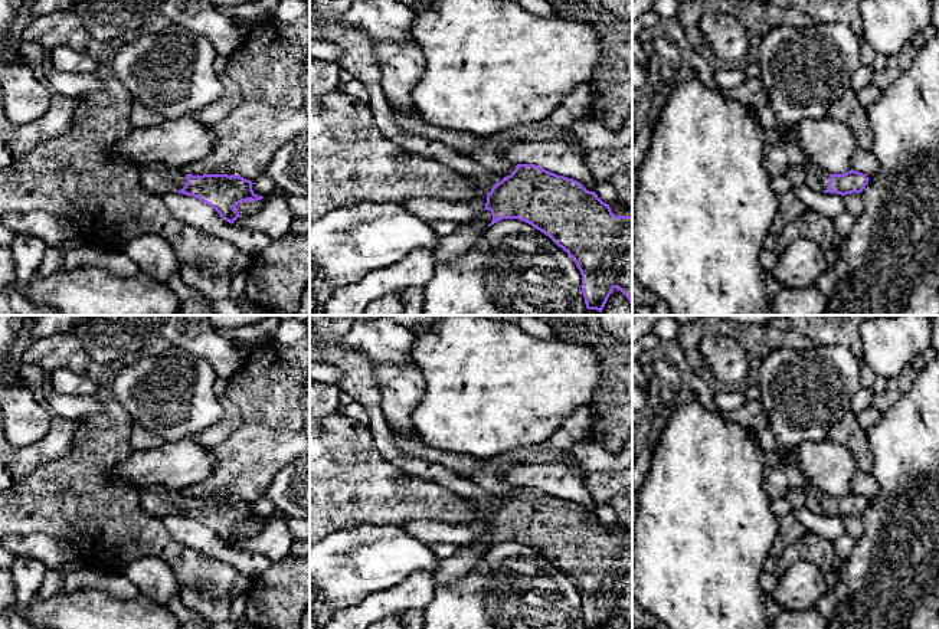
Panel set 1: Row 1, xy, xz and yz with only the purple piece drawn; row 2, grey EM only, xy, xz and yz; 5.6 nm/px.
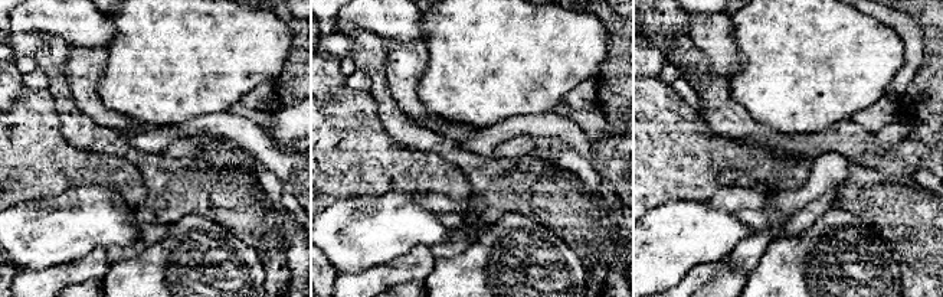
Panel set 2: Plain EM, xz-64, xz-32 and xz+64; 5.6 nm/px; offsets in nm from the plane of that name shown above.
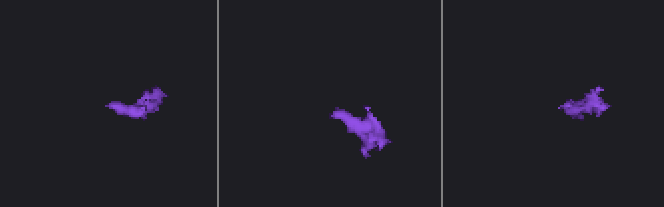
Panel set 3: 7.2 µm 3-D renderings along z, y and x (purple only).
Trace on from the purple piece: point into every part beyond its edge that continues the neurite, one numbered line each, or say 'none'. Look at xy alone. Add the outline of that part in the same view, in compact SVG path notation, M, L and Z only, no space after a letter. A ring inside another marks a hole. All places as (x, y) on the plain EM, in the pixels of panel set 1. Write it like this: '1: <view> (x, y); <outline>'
1: xy (157, 501); M148 487L140 489L140 505L147 514L163 520L167 515L181 512L187 505L187 499L179 491L164 487Z

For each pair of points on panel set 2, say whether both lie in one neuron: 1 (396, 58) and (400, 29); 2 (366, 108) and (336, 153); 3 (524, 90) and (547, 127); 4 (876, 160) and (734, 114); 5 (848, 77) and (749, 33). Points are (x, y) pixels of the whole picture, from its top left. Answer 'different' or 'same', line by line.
1: different
2: same
3: different
4: same
5: same

